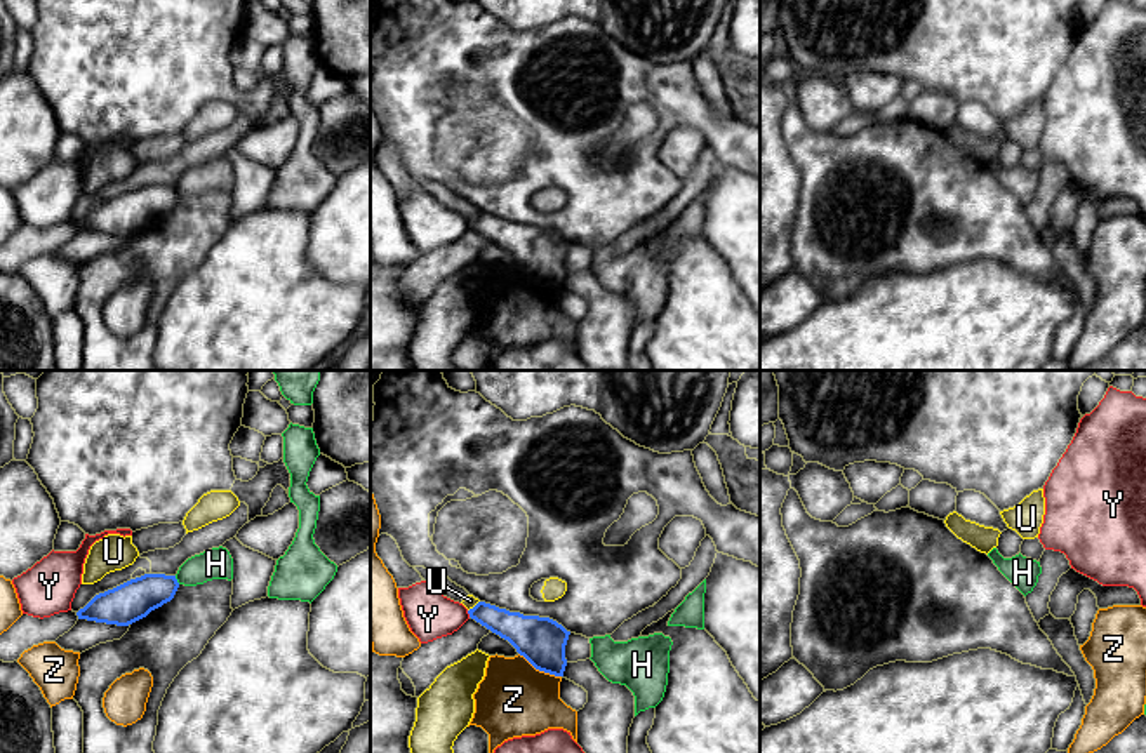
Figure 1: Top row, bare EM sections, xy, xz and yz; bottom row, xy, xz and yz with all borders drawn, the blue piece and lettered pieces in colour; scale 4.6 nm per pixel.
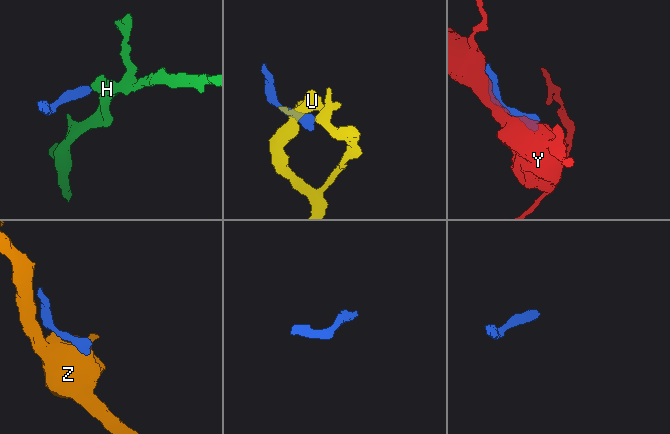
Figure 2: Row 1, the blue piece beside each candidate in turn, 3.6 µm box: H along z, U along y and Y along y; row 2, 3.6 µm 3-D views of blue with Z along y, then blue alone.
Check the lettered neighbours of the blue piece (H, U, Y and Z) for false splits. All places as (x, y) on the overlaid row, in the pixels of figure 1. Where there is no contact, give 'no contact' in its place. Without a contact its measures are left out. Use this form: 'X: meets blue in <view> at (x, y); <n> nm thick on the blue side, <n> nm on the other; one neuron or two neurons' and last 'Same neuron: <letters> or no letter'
H: meets blue in xy at (176, 579); 190 nm thick on the blue side, 140 nm on the other; two neurons
U: meets blue in xz at (475, 606); 160 nm thick on the blue side, 60 nm on the other; two neurons
Y: meets blue in xz at (468, 613); 150 nm thick on the blue side, 220 nm on the other; two neurons
Z: meets blue in xz at (539, 670); 220 nm thick on the blue side, 340 nm on the other; two neurons
Same neuron: no letter

